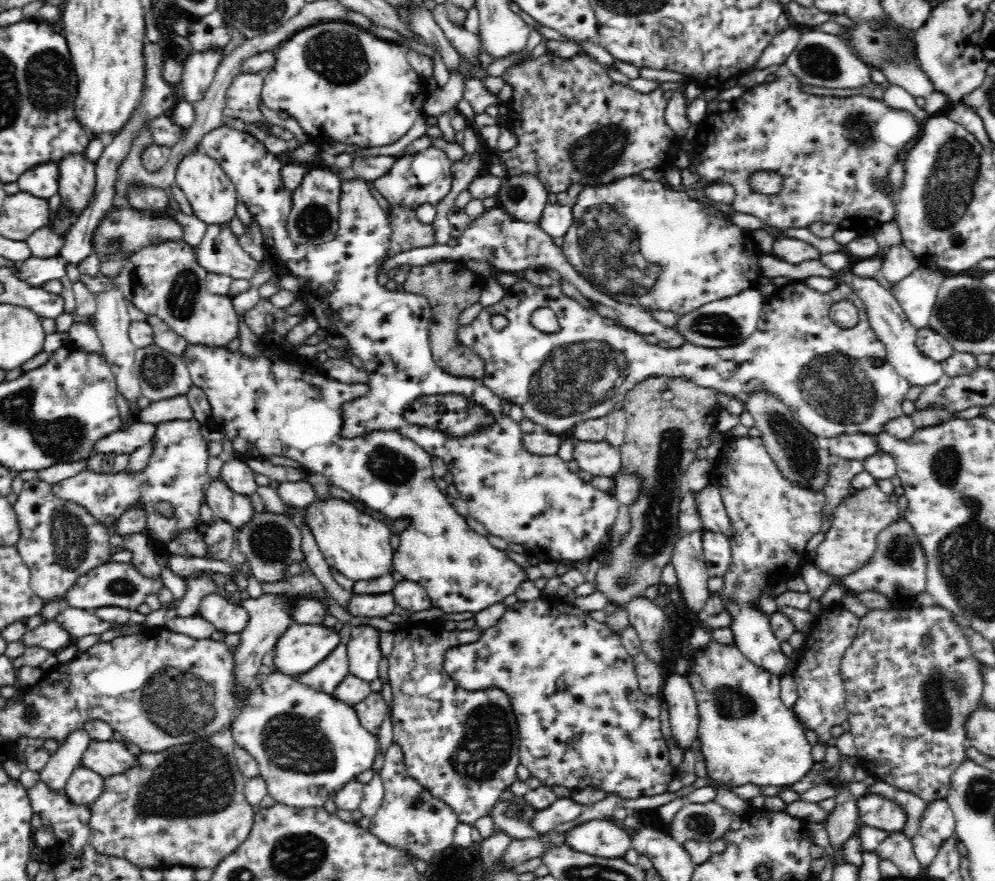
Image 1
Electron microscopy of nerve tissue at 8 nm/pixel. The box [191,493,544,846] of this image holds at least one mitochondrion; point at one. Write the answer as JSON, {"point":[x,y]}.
{"point":[290,741]}

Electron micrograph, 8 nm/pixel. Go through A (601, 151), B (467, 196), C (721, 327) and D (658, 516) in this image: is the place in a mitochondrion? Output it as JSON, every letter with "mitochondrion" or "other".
{"A":"mitochondrion","B":"other","C":"mitochondrion","D":"mitochondrion"}

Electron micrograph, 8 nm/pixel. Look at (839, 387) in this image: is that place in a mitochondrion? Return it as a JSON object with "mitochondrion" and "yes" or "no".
{"mitochondrion":"yes"}

